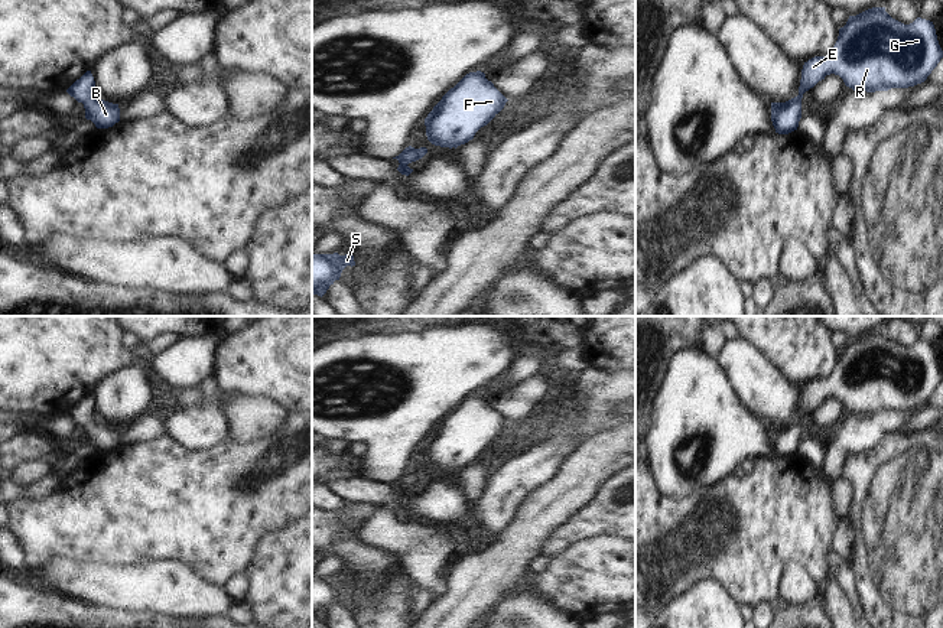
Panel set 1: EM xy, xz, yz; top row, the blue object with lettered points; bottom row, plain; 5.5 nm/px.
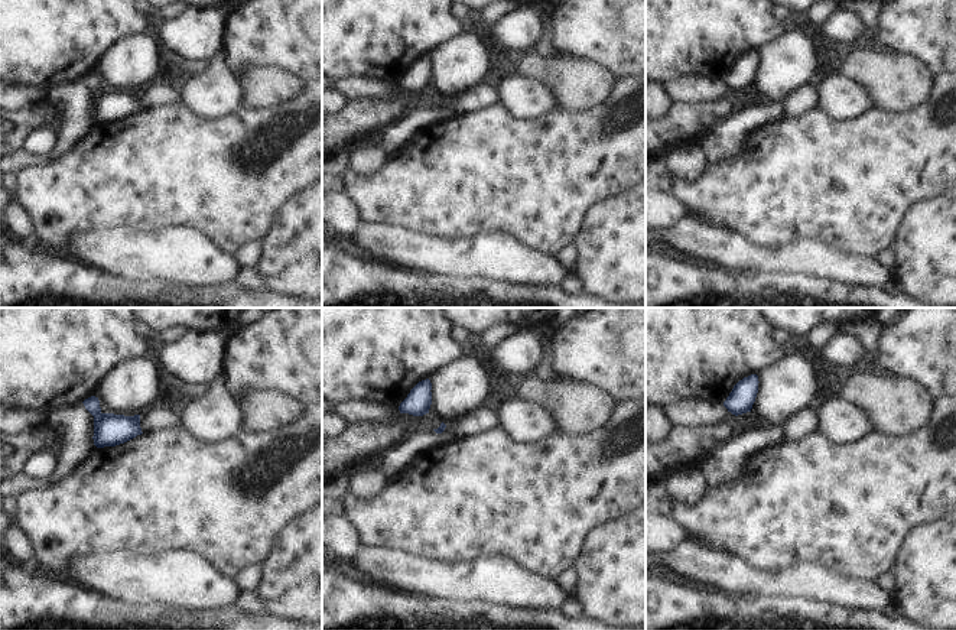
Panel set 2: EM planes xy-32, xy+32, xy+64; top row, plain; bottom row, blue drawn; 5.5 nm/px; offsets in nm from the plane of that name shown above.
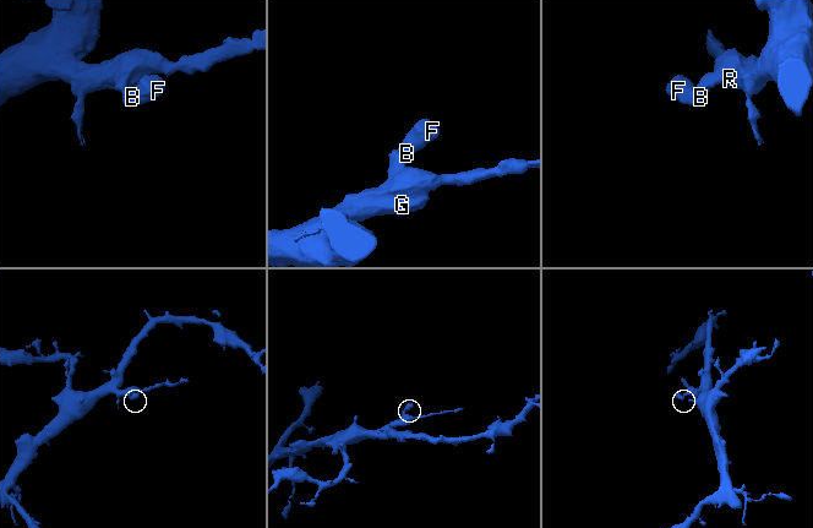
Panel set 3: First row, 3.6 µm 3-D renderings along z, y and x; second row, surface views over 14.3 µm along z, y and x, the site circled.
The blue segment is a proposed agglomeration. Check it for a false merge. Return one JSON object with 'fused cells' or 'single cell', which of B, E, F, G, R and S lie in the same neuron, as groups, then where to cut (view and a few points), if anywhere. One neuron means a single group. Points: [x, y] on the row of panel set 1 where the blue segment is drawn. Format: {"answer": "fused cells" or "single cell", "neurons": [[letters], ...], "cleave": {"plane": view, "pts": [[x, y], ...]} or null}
{"answer": "single cell", "neurons": [["B", "E", "F", "G", "R", "S"]], "cleave": null}

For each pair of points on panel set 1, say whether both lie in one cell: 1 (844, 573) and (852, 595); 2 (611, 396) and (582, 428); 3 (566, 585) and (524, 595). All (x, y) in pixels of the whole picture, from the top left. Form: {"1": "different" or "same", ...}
{"1": "same", "2": "same", "3": "different"}

